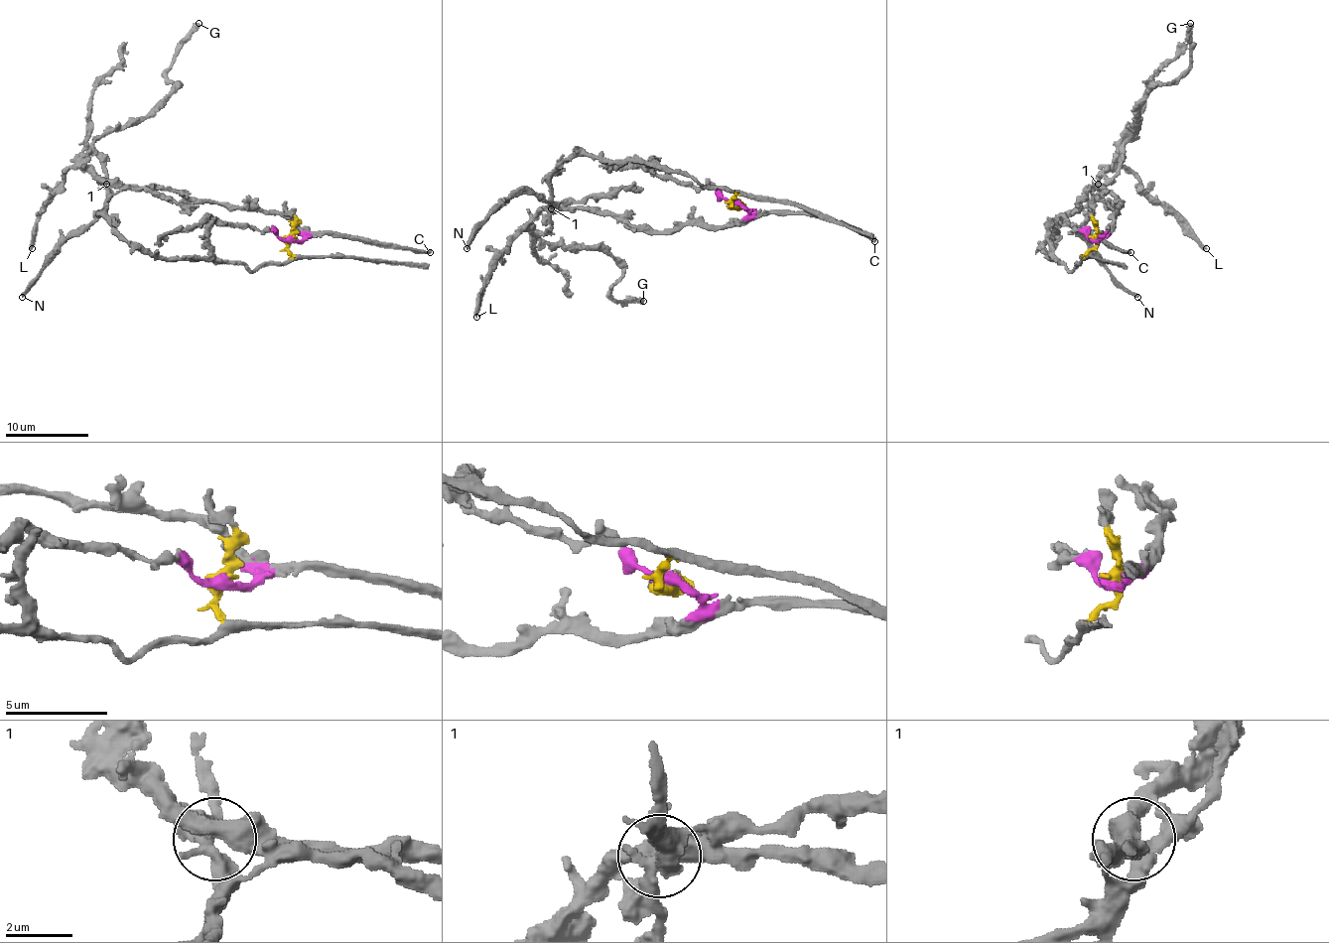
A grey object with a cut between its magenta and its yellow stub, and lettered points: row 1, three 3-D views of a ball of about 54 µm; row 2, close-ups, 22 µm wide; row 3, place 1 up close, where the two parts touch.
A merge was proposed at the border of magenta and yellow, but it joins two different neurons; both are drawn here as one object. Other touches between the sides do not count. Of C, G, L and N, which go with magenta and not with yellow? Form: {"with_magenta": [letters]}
{"with_magenta": ["C", "L"]}

